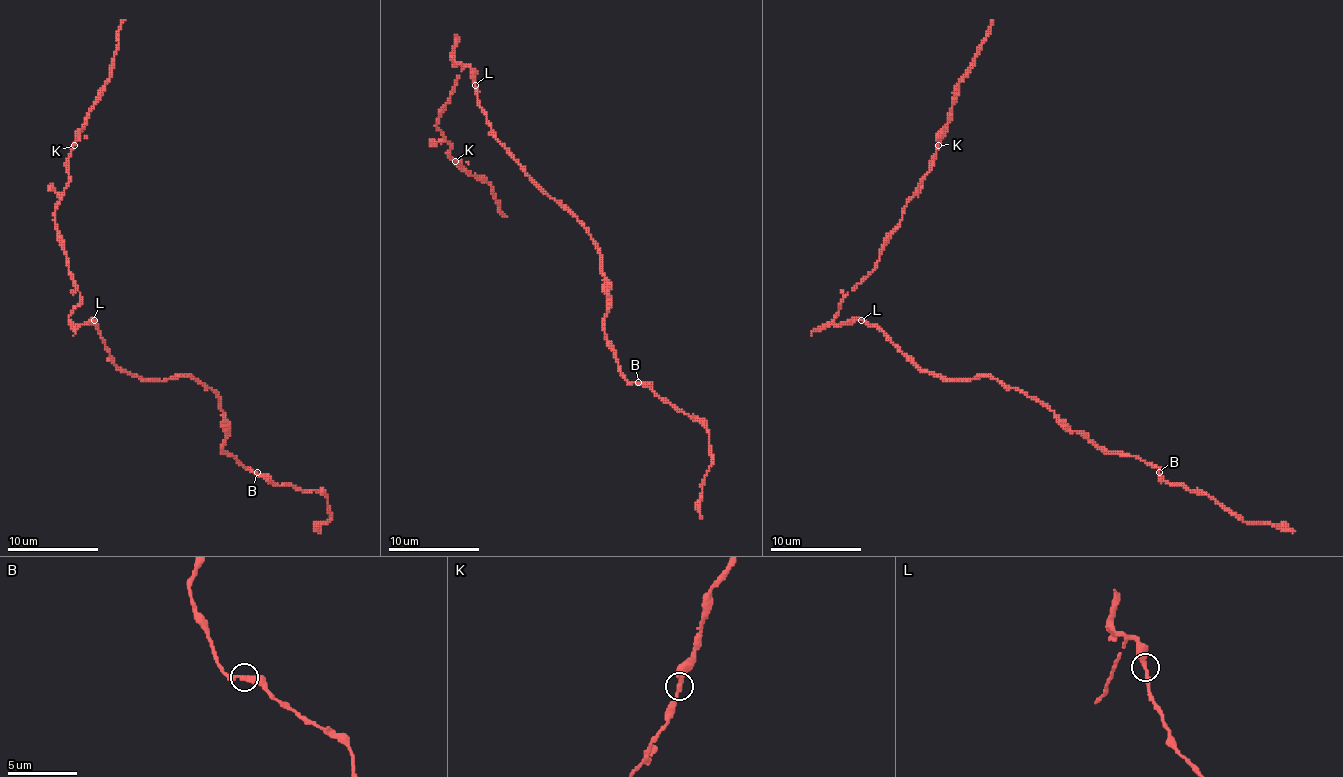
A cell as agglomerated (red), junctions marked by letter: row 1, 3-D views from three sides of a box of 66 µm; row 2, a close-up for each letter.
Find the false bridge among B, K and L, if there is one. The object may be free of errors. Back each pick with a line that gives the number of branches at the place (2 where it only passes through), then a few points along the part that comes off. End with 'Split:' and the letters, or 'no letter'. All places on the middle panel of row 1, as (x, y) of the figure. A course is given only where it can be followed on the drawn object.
Split: no letter

